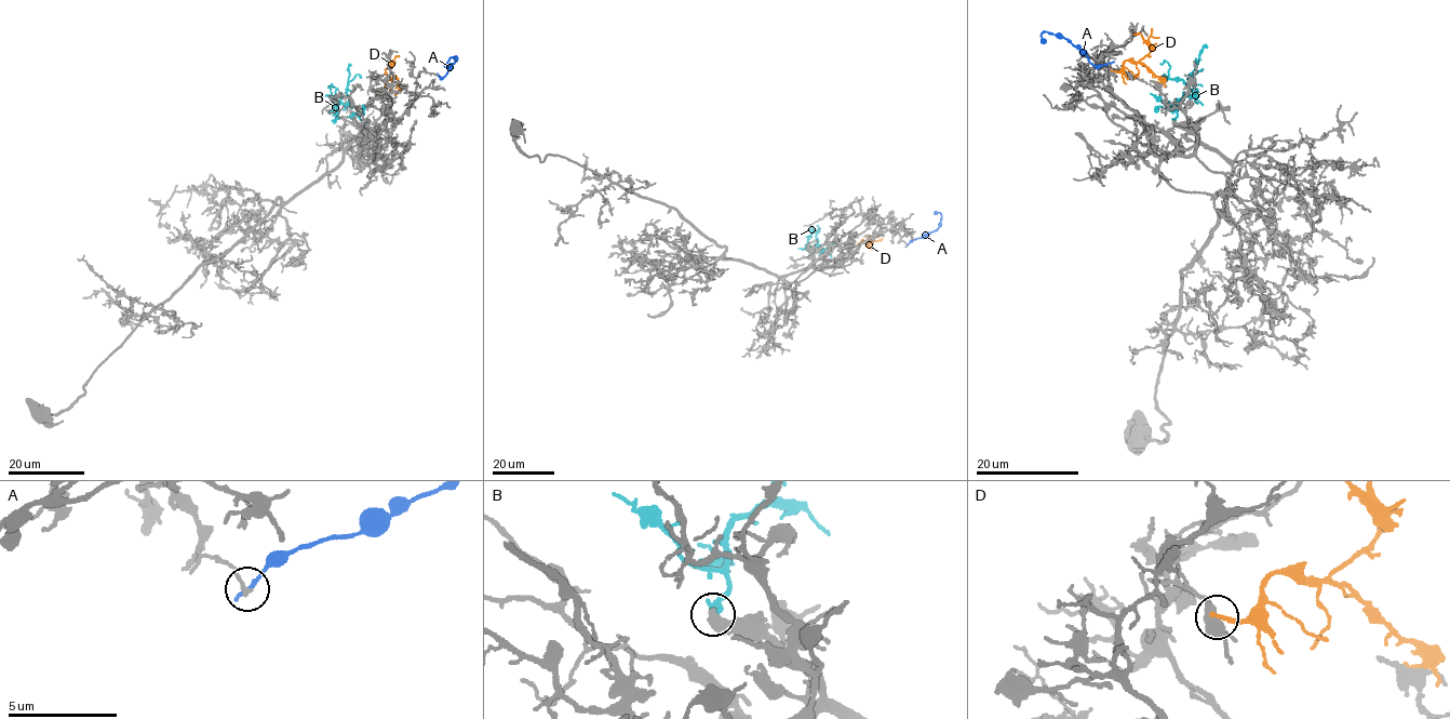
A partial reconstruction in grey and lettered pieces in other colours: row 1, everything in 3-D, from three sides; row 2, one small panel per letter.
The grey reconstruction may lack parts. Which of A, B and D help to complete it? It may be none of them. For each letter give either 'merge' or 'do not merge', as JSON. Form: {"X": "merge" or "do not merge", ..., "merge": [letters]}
{"A": "do not merge", "B": "merge", "D": "do not merge", "merge": ["B"]}

